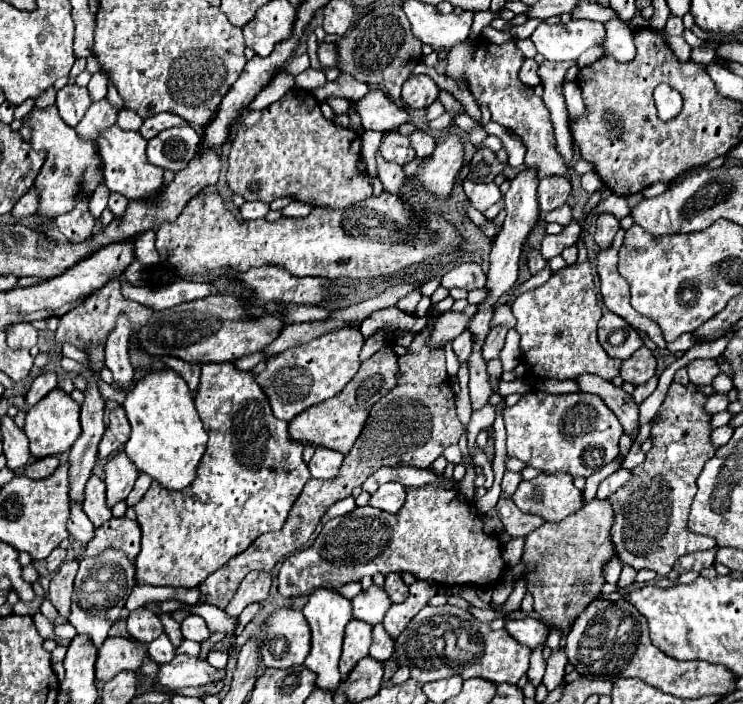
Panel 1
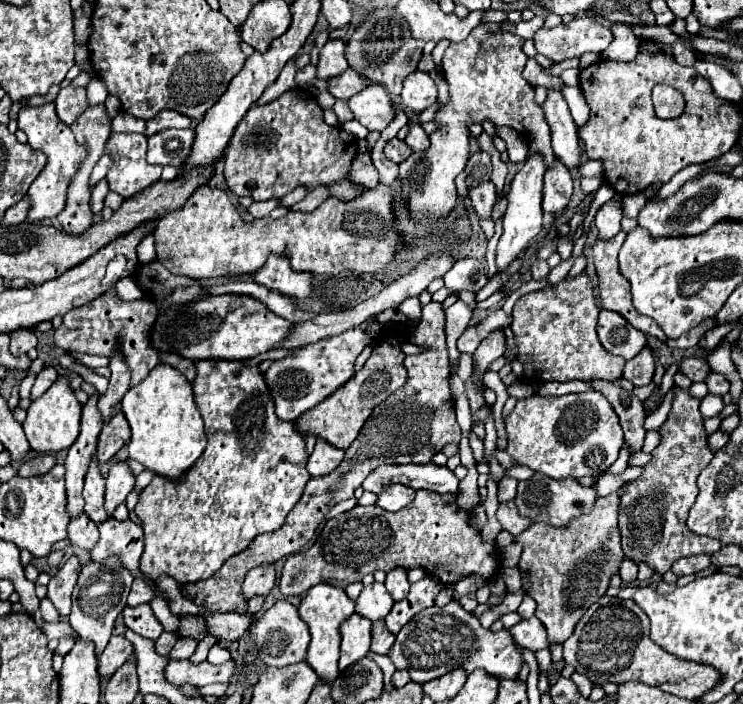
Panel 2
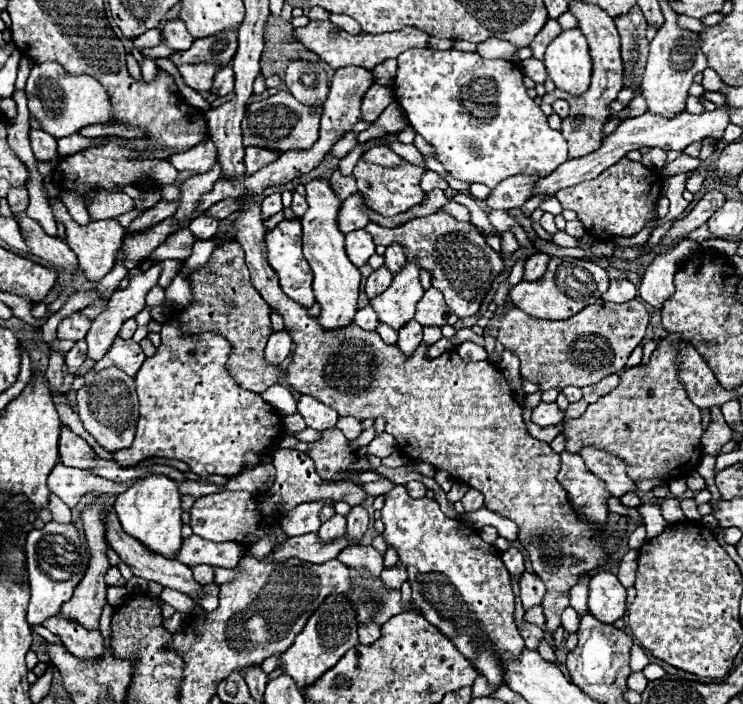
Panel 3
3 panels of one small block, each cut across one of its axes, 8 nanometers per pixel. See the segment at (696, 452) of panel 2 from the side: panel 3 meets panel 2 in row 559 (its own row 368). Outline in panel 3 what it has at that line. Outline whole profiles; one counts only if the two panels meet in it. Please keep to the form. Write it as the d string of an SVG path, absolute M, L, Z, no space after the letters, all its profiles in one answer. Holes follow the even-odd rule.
M668 334L664 340L658 342L648 364L626 368L620 374L620 384L610 394L600 396L598 402L590 404L580 418L566 420L562 430L568 440L566 450L580 452L580 448L584 446L596 446L600 450L612 452L626 462L628 474L634 480L644 480L644 478L678 480L690 476L702 458L700 438L704 434L704 428L702 428L702 412L698 410L698 406L690 402L684 384L678 380L680 370L678 370L676 356L680 354L680 346L692 346L692 342L684 340L682 334Z

